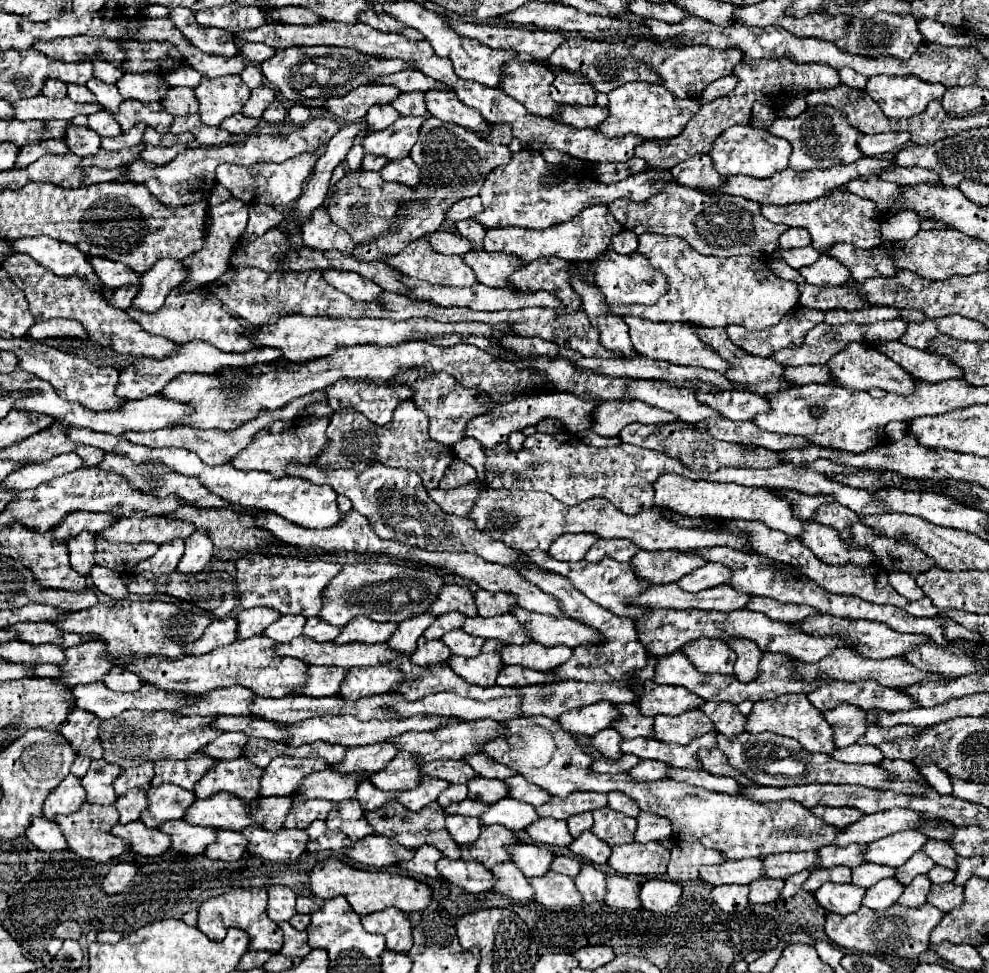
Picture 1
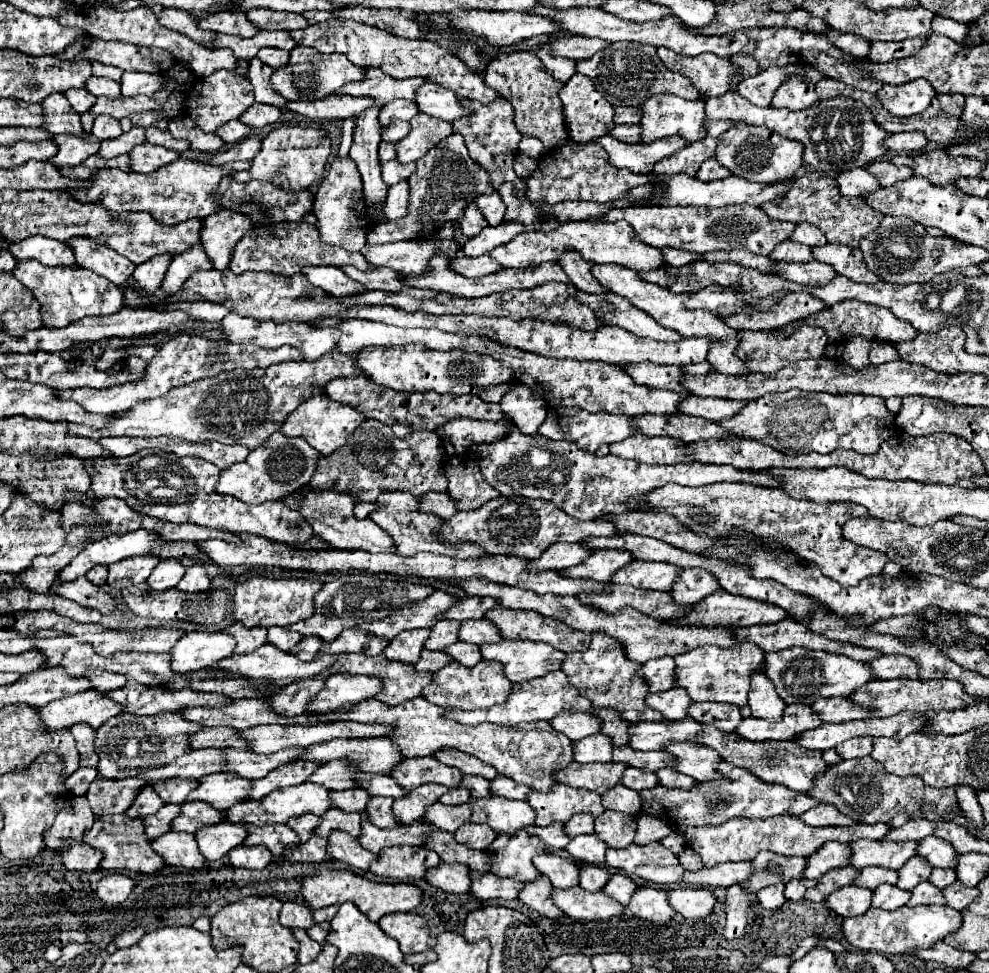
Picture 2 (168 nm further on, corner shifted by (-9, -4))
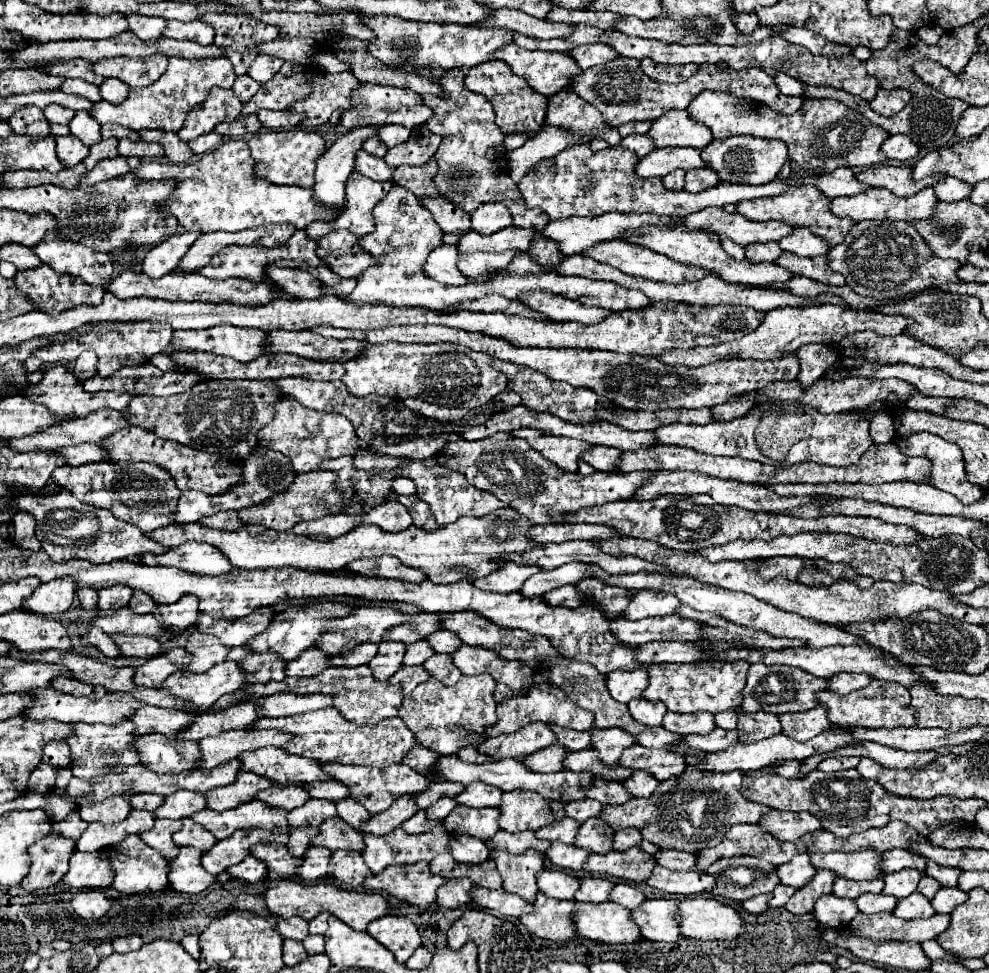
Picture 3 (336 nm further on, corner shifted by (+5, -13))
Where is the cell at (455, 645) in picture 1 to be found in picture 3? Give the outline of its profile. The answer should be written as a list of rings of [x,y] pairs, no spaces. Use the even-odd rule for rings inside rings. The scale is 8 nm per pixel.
[[[440,653],[432,655],[432,657],[424,663],[424,669],[426,669],[432,677],[436,677],[440,683],[444,683],[444,685],[454,685],[454,683],[462,677],[462,673],[454,667],[450,655],[440,655]]]

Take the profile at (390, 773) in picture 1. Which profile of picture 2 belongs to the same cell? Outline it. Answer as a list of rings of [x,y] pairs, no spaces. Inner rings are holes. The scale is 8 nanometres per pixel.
[[[358,774],[356,776],[358,786],[366,788],[372,796],[390,796],[390,798],[402,798],[408,792],[402,790],[402,786],[390,778],[388,774]]]

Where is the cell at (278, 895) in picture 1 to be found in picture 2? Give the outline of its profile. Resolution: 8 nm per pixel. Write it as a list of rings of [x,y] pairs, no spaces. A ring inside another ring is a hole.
[[[284,902],[280,910],[280,924],[286,928],[310,928],[314,924],[312,910],[306,904]]]

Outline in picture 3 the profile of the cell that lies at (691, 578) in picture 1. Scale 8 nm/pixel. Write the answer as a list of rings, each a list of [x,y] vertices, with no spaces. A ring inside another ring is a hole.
[[[638,591],[636,597],[630,601],[624,617],[628,621],[638,621],[644,617],[662,617],[672,615],[680,601],[670,593],[656,593],[656,591]]]

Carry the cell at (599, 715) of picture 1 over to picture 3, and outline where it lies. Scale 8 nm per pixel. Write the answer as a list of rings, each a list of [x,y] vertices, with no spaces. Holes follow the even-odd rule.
[[[530,723],[524,729],[518,729],[516,733],[488,737],[486,741],[482,741],[478,745],[478,749],[480,749],[480,753],[494,757],[494,761],[520,759],[538,749],[554,745],[554,741],[556,741],[556,737],[548,723]]]

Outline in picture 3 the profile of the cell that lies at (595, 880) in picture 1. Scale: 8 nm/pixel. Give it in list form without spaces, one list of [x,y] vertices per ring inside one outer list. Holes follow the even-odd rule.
[[[618,883],[612,889],[612,901],[624,905],[626,909],[636,909],[644,903],[644,893],[636,887],[636,885],[628,885],[628,883]]]

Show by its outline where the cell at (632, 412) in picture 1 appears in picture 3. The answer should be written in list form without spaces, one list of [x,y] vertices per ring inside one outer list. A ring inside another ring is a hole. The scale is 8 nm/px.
[[[518,429],[512,435],[528,441],[528,445],[534,451],[542,453],[548,461],[552,461],[560,471],[566,471],[566,473],[574,473],[578,469],[580,455],[586,449],[592,447],[586,441],[580,441],[580,439],[550,437],[550,435],[544,435],[540,431],[536,431],[536,429]]]

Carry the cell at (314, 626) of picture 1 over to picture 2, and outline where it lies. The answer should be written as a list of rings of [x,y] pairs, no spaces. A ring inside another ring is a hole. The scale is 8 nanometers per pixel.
[[[304,636],[290,652],[292,654],[296,654],[300,660],[304,660],[304,662],[308,662],[308,660],[314,660],[316,658],[316,654],[322,650],[322,640],[318,640],[316,636]]]

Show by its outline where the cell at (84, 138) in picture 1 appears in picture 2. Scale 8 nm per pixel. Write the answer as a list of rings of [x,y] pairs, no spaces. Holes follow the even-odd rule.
[[[54,92],[50,94],[44,102],[44,116],[46,122],[42,124],[42,128],[46,128],[52,134],[78,134],[82,136],[82,124],[80,124],[80,114],[74,112],[74,108],[70,108],[70,102],[66,100],[66,96],[62,92]]]

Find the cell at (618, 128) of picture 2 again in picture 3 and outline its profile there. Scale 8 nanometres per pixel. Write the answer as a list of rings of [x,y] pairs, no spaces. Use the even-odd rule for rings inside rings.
[[[628,135],[628,137],[622,139],[620,145],[634,151],[638,157],[644,157],[644,155],[648,155],[648,153],[652,153],[656,149],[654,141],[648,135]]]

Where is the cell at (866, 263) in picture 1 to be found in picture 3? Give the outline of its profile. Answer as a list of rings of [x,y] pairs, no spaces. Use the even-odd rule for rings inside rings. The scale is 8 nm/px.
[[[780,253],[780,257],[774,261],[782,269],[788,269],[792,275],[804,275],[814,281],[826,283],[826,285],[844,285],[844,277],[836,271],[832,271],[826,265],[826,255],[818,257],[800,257],[794,253]]]

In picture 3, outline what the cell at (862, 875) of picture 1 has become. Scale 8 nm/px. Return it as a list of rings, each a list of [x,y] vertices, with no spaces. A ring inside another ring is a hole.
[[[836,877],[834,881],[834,895],[836,897],[848,897],[848,899],[856,899],[862,893],[882,893],[884,881],[872,879],[872,881],[852,881],[852,879],[844,879],[844,877]]]

